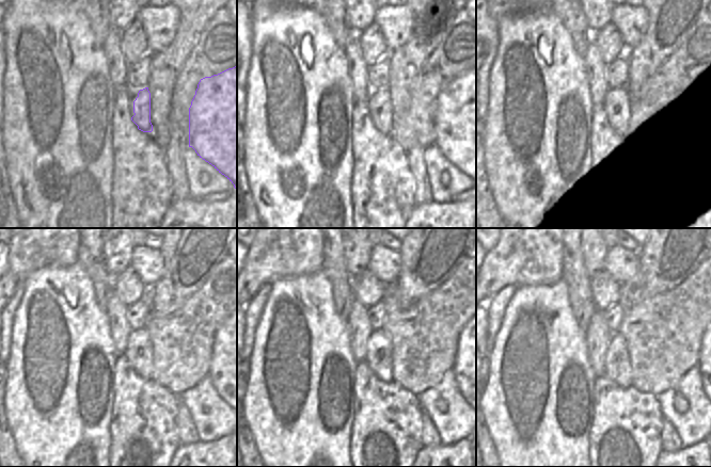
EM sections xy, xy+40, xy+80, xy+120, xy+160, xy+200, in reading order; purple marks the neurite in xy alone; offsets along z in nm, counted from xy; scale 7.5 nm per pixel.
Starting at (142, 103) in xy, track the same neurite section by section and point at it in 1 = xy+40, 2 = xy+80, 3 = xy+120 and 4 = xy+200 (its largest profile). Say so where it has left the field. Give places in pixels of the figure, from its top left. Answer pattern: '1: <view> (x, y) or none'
1: xy+40 (381, 106)
2: xy+80 (623, 127)
3: xy+120 (143, 367)
4: xy+200 (619, 370)

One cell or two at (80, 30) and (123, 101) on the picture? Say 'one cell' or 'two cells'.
two cells

